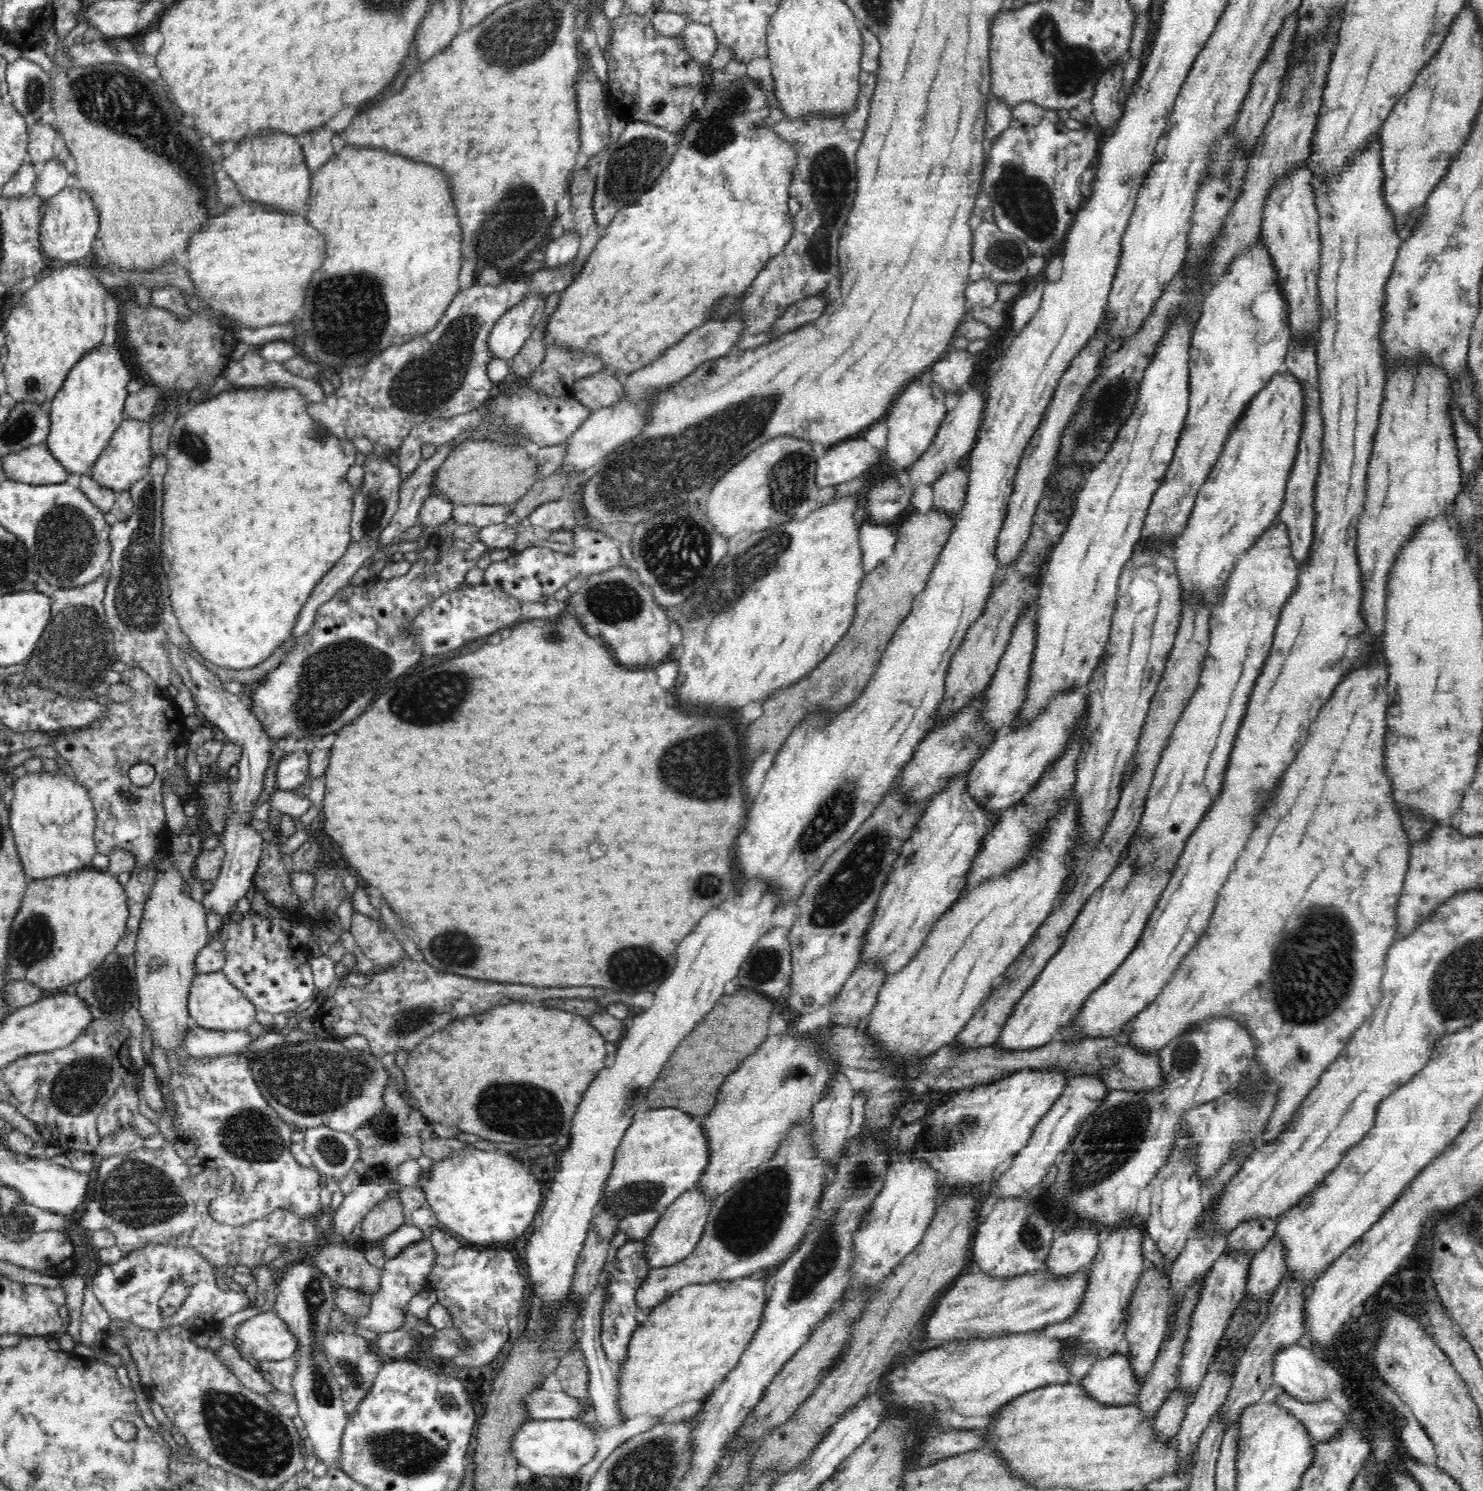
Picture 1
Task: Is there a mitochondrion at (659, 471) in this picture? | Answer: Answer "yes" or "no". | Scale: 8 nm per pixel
yes

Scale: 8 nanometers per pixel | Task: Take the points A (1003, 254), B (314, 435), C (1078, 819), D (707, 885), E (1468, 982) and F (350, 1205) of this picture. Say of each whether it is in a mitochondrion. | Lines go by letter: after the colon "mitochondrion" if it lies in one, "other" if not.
A: mitochondrion
B: mitochondrion
C: other
D: mitochondrion
E: mitochondrion
F: other

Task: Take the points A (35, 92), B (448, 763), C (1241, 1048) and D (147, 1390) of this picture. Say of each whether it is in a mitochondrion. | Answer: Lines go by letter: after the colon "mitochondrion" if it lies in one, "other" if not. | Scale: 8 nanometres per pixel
A: mitochondrion
B: other
C: other
D: other

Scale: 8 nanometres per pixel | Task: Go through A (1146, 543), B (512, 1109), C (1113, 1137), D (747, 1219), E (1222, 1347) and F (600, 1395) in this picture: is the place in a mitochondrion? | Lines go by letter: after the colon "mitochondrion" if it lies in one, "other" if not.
A: other
B: mitochondrion
C: mitochondrion
D: mitochondrion
E: other
F: other

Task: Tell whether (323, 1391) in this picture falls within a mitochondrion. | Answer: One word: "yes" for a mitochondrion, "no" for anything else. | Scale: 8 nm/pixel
yes

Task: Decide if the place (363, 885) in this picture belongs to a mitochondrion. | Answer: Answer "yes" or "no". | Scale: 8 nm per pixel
no

